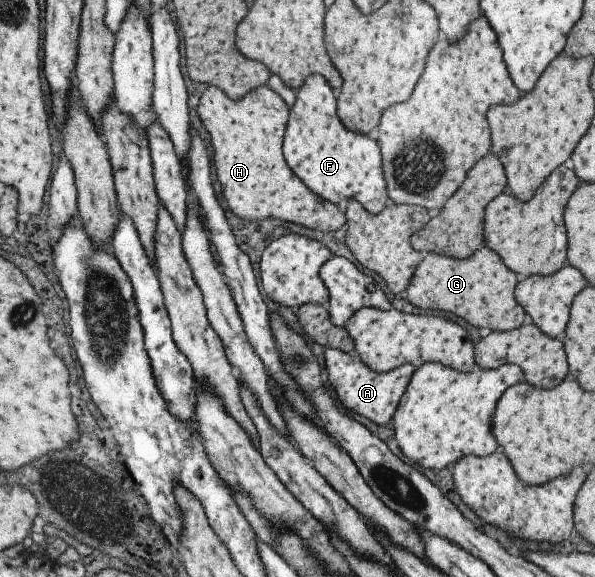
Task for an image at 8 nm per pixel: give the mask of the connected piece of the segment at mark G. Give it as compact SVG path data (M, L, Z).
M480 248L464 260L450 260L425 253L402 296L420 310L436 310L460 316L464 322L483 333L511 331L524 322L525 314L513 297L517 282L516 276L488 248Z

